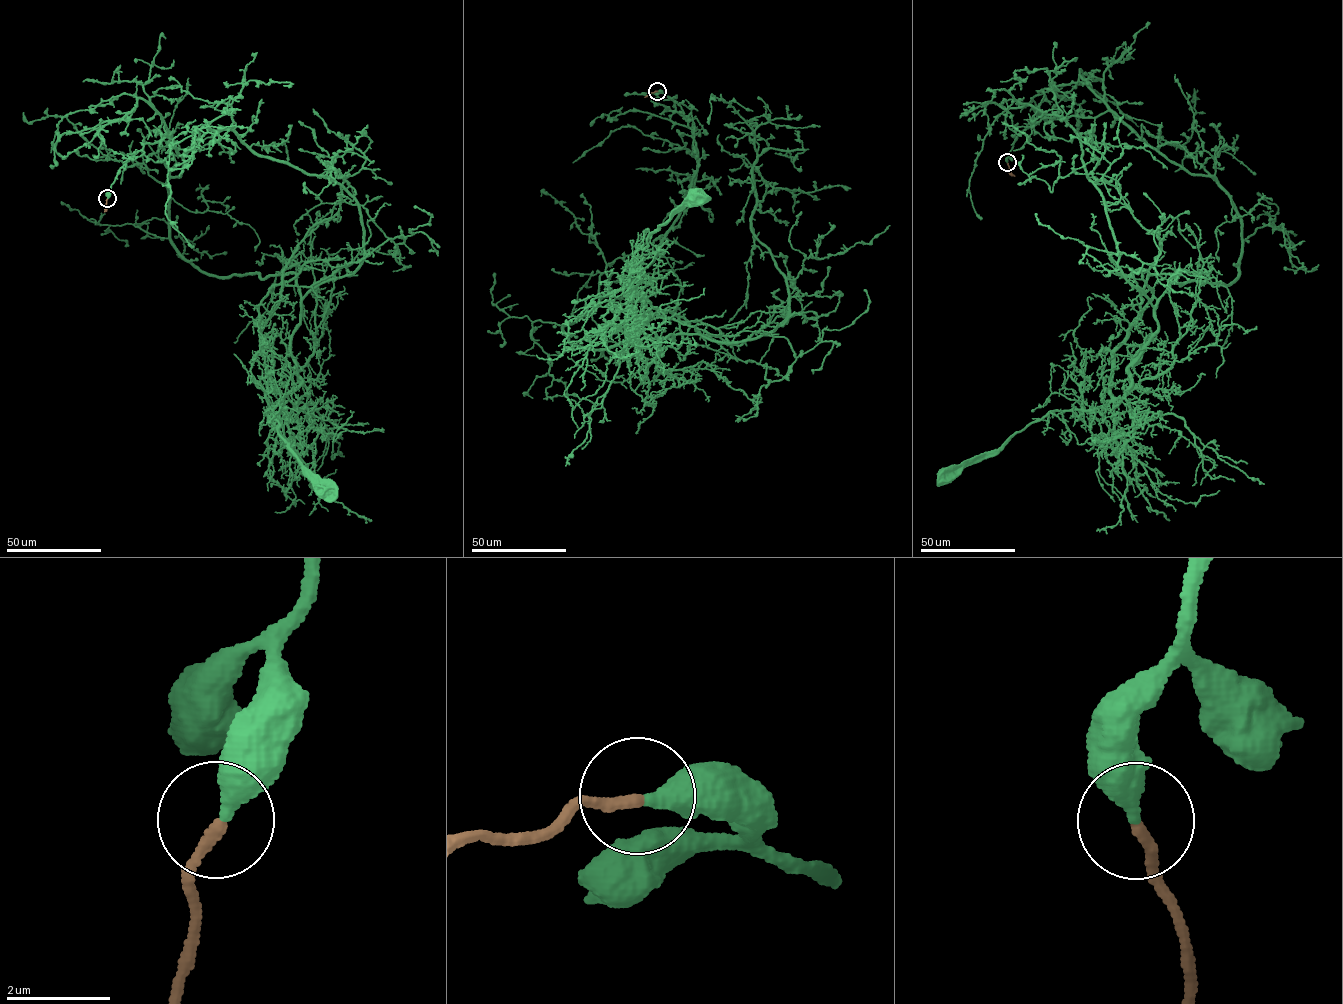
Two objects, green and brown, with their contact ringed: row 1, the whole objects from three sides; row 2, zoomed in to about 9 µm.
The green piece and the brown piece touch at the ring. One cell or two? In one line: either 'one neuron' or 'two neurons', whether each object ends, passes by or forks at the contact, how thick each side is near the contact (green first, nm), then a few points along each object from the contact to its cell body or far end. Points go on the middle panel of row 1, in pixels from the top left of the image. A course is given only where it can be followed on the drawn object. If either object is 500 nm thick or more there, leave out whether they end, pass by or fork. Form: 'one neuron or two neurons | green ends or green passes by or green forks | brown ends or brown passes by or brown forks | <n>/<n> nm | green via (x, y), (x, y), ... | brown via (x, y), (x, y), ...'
one neuron | green ends | brown ends | 420/220 nm | green via (658, 91), (696, 174), (655, 260), (569, 341), (674, 340), (629, 311), (630, 264), (696, 199) | brown via (657, 91), (644, 97)

